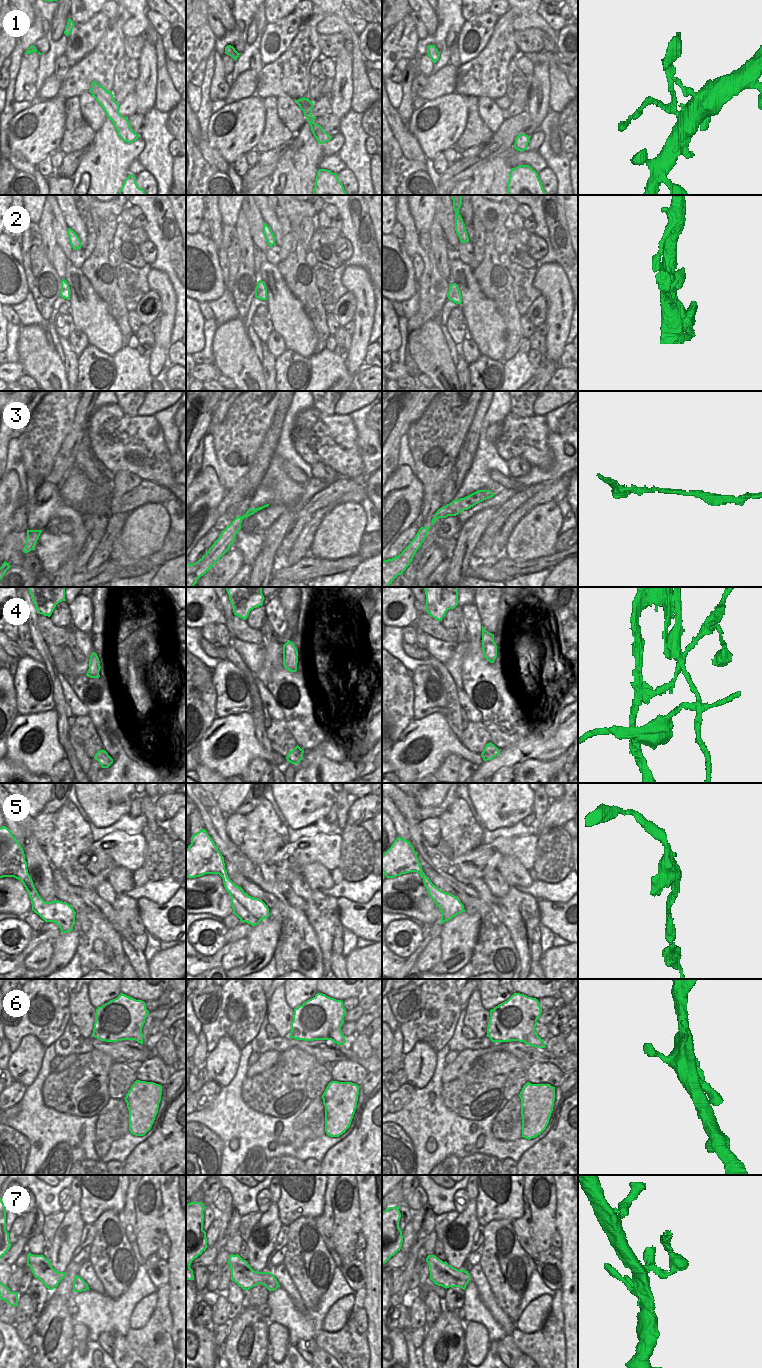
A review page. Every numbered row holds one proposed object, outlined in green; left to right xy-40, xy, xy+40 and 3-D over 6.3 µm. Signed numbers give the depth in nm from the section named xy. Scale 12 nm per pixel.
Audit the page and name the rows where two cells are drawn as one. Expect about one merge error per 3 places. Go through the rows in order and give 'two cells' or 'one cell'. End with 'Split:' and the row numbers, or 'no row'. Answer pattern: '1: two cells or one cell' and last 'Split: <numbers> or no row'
1: two cells
2: one cell
3: one cell
4: two cells
5: one cell
6: one cell
7: one cell
Split: 1, 4

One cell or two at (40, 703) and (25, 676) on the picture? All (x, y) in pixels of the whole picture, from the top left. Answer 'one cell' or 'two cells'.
one cell

